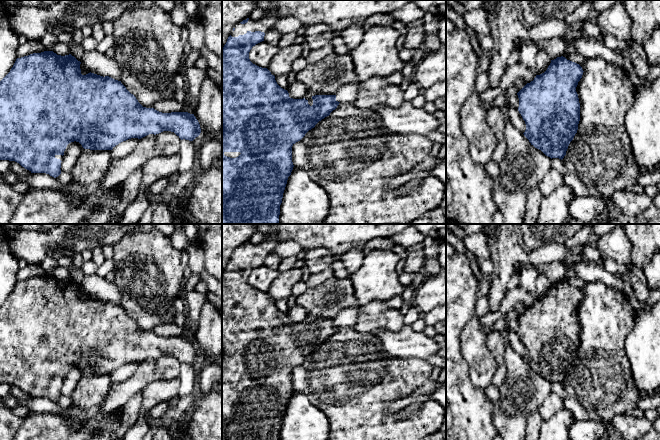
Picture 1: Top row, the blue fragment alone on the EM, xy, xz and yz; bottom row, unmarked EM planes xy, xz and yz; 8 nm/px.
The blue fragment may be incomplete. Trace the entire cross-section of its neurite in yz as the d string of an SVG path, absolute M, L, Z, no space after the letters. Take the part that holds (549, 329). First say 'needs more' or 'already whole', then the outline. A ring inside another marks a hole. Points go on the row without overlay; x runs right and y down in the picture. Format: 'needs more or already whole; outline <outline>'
already whole; outline M565 281L551 284L547 294L536 299L518 317L519 331L526 348L523 357L531 369L541 374L546 380L563 383L570 366L578 354L580 345L580 327L576 311L583 299L582 291Z

